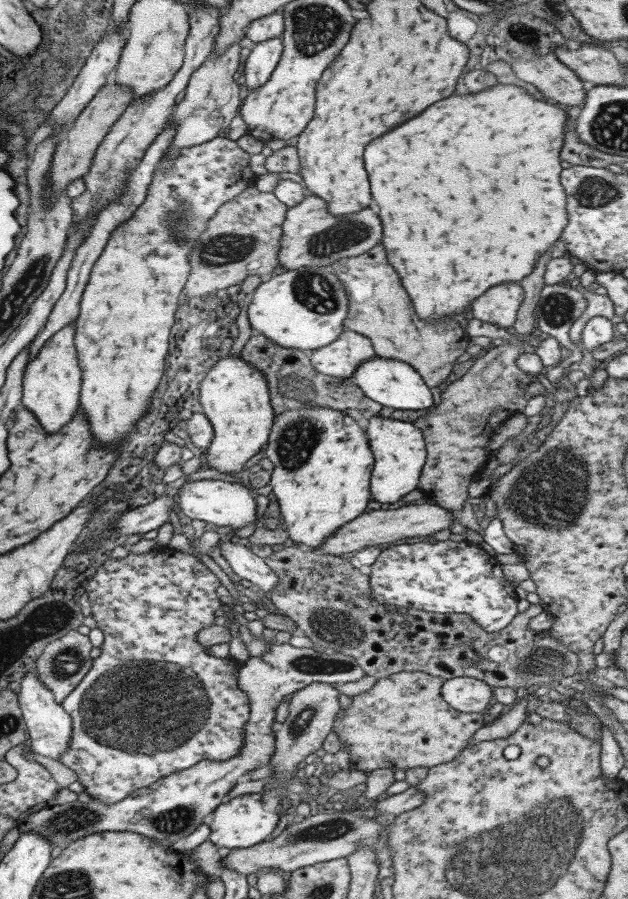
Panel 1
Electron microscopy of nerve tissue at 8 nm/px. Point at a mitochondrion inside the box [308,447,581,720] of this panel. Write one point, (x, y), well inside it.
(545, 661)

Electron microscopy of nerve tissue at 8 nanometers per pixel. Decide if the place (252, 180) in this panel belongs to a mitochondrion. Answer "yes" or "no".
no

